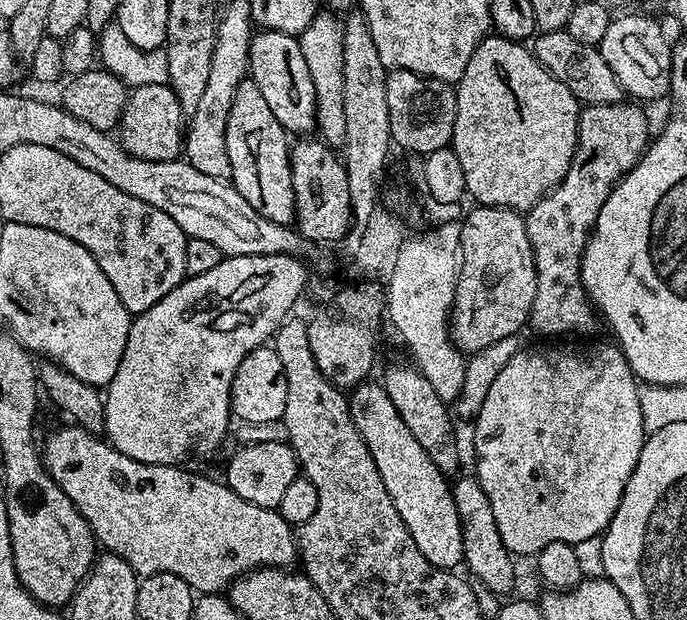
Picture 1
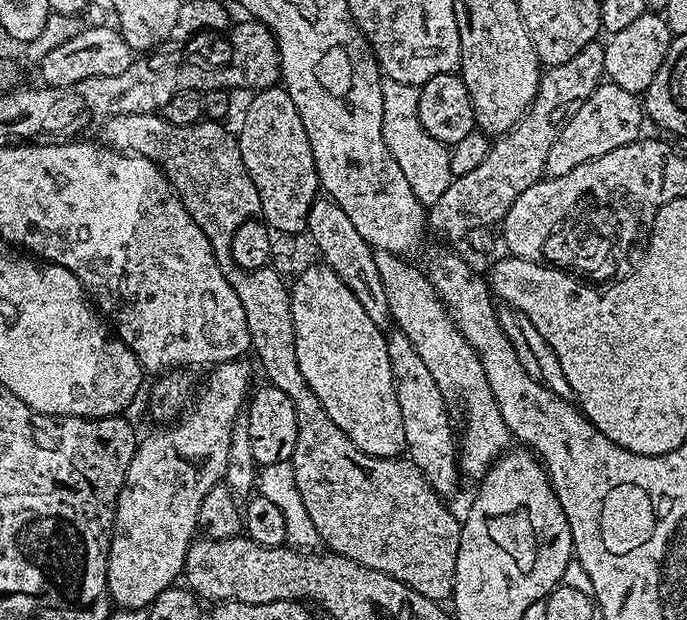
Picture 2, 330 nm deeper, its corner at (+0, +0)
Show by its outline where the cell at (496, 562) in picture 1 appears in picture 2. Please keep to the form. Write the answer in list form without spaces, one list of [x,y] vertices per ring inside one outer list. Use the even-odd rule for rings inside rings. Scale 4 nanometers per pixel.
[[[399,330],[389,331],[387,337],[386,354],[390,354],[394,394],[398,398],[398,410],[402,410],[407,459],[418,466],[428,485],[438,495],[451,498],[462,481],[462,471],[458,459],[458,432],[452,429],[452,418],[448,414],[449,401],[438,382],[434,382],[430,369],[422,363],[414,342]]]

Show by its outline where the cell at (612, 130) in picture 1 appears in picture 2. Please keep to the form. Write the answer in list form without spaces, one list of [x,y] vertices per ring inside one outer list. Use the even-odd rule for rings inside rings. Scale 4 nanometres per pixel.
[[[601,82],[590,98],[577,104],[558,138],[554,138],[550,154],[546,154],[544,171],[550,176],[570,174],[574,166],[582,166],[582,162],[590,162],[590,158],[602,158],[602,154],[610,154],[610,150],[618,150],[618,146],[641,139],[643,124],[646,124],[646,113],[641,97],[630,90],[622,90],[617,84]]]

